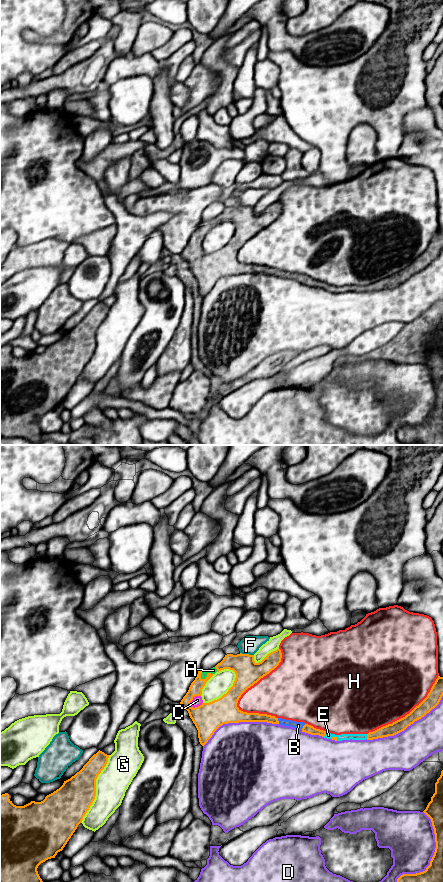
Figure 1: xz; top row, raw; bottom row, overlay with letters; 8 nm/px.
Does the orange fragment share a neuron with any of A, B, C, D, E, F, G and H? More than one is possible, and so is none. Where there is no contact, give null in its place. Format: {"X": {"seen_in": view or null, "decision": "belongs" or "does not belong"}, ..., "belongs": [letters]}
{"A": {"seen_in": "xz", "decision": "belongs"}, "B": {"seen_in": "xz", "decision": "belongs"}, "C": {"seen_in": "xz", "decision": "belongs"}, "D": {"seen_in": "xz", "decision": "does not belong"}, "E": {"seen_in": "xz", "decision": "belongs"}, "F": {"seen_in": "xz", "decision": "does not belong"}, "G": {"seen_in": "xz", "decision": "does not belong"}, "H": {"seen_in": "xz", "decision": "does not belong"}, "belongs": ["A", "B", "C", "E"]}

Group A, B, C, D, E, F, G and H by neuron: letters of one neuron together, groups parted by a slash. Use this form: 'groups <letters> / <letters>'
groups A B C E / D H / F / G

